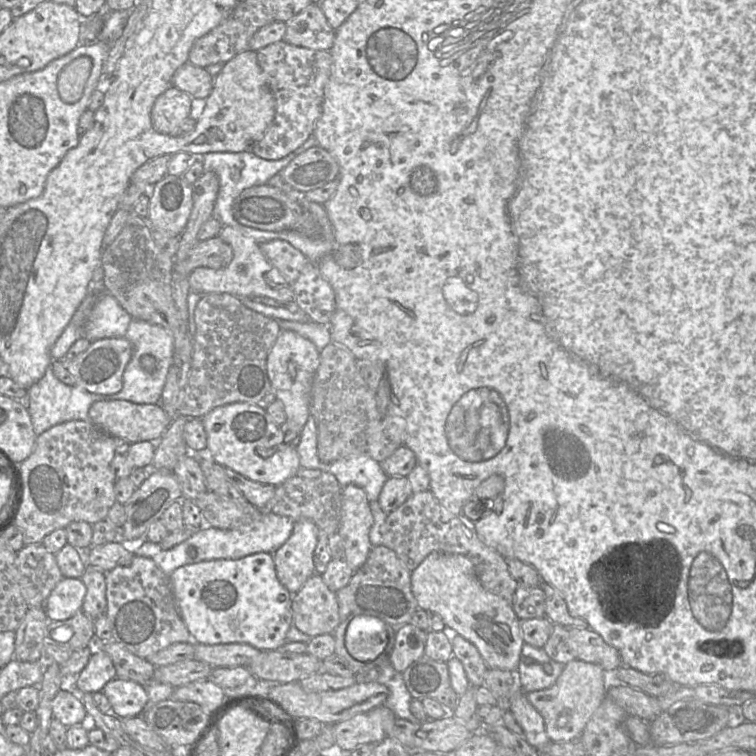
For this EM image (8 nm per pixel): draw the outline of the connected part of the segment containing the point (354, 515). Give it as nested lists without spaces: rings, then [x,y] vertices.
[[[354,484],[342,488],[338,533],[343,539],[345,560],[356,571],[367,560],[373,547],[369,532],[374,518],[365,491]]]

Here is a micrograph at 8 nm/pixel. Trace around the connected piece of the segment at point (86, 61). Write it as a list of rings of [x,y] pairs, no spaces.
[[[80,56],[61,70],[57,80],[57,89],[63,102],[72,104],[81,98],[91,68],[91,58]]]

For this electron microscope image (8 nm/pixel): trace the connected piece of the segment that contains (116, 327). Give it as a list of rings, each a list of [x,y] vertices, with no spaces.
[[[98,293],[92,311],[83,329],[83,338],[95,341],[124,337],[132,317],[110,293]]]

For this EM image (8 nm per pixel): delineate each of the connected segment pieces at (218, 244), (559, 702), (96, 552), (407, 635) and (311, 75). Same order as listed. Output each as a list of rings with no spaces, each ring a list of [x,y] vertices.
[[[218,235],[199,241],[183,262],[173,260],[173,272],[189,277],[197,267],[221,268],[232,259],[232,248]]]
[[[574,659],[565,664],[562,673],[551,687],[543,690],[532,691],[526,695],[529,702],[542,715],[545,723],[545,730],[550,741],[568,742],[580,737],[588,720],[606,696],[609,681],[609,675],[602,669],[601,666],[579,659]]]
[[[108,542],[103,545],[91,546],[86,551],[86,565],[106,573],[117,566],[129,564],[134,555],[121,542]]]
[[[408,622],[398,628],[396,641],[388,655],[389,663],[400,673],[424,656],[427,631]]]
[[[284,40],[257,52],[258,63],[275,99],[275,115],[263,137],[250,149],[266,160],[278,160],[299,148],[314,132],[322,113],[324,89],[332,69],[330,51],[299,47]]]

